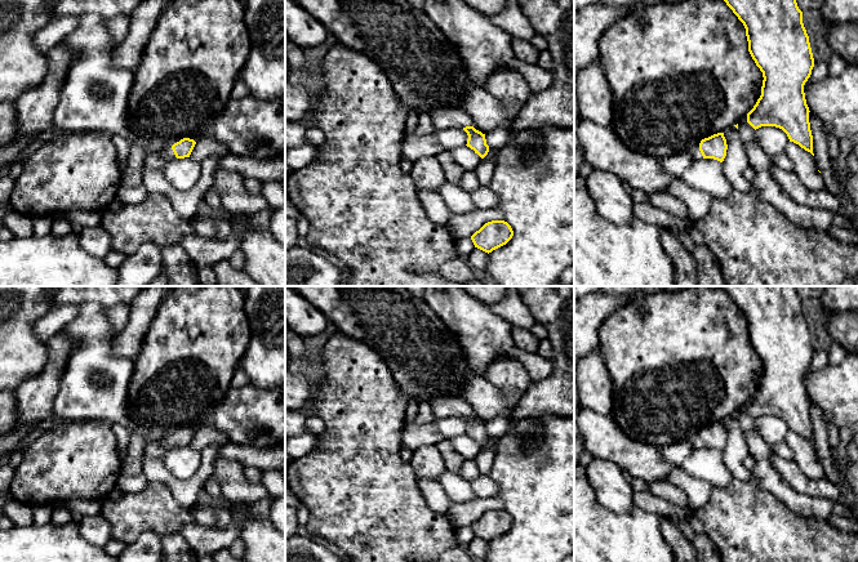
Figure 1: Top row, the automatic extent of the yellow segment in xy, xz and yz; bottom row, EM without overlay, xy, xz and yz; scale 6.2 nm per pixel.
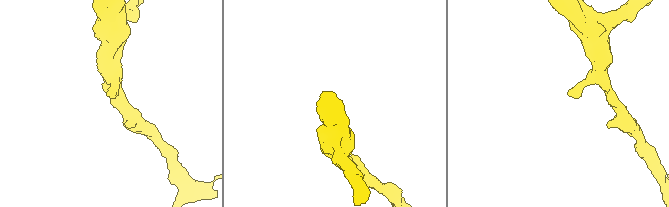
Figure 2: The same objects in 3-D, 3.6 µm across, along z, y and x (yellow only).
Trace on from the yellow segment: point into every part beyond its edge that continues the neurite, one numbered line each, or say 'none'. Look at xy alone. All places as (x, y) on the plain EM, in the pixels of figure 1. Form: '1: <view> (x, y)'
1: xy (156, 450)

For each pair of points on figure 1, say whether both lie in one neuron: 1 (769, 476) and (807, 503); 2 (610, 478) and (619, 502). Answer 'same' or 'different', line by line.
1: same
2: same

